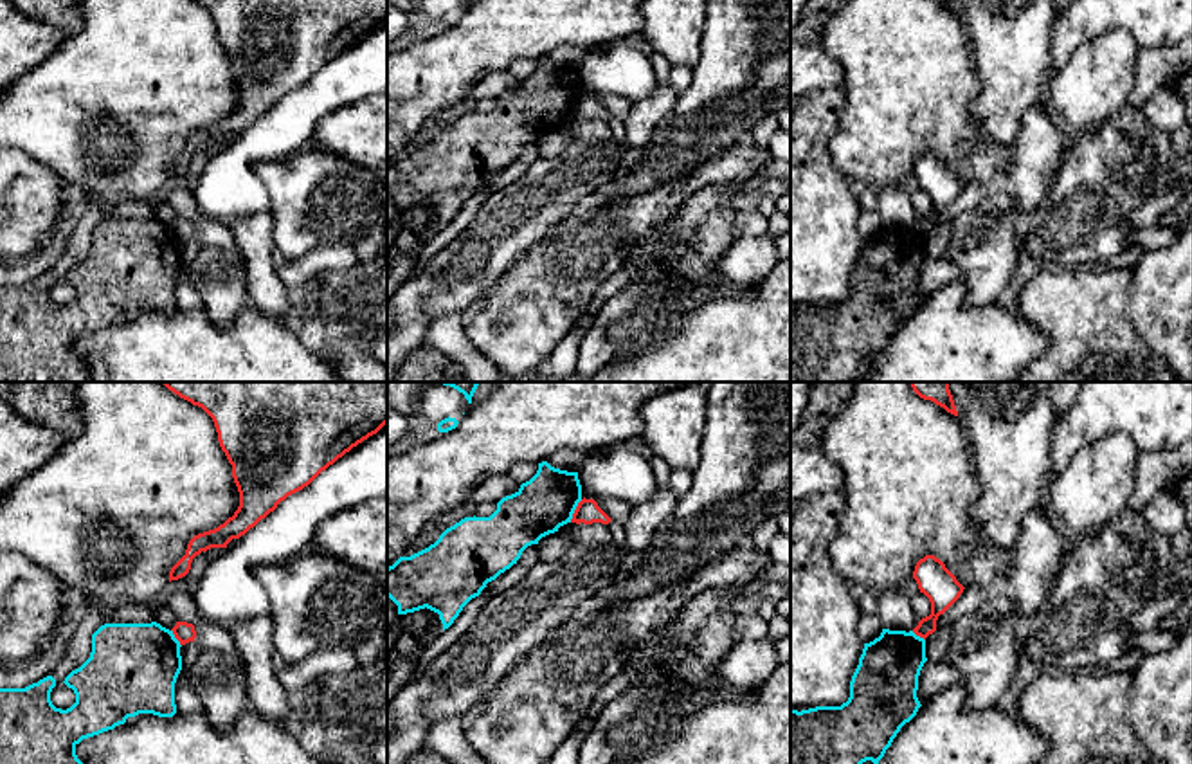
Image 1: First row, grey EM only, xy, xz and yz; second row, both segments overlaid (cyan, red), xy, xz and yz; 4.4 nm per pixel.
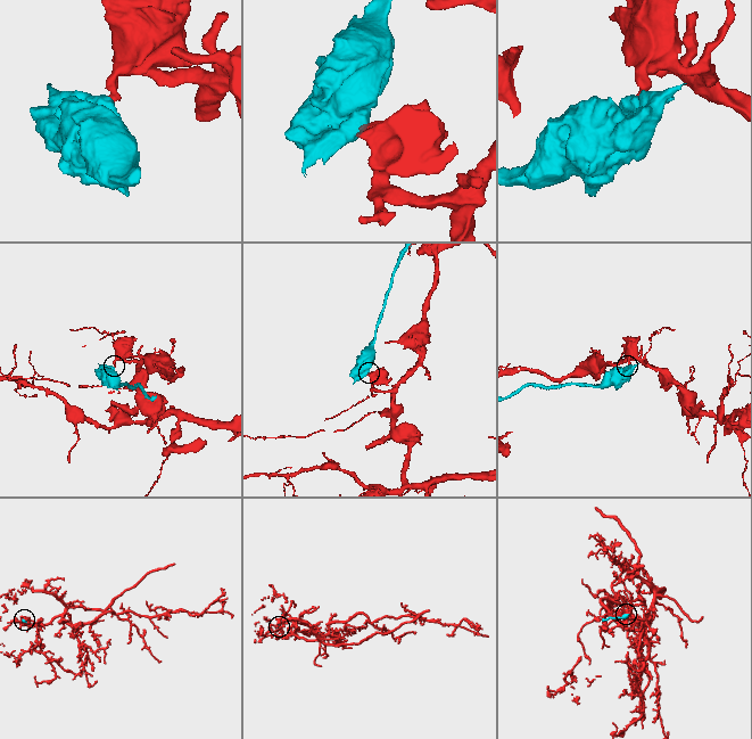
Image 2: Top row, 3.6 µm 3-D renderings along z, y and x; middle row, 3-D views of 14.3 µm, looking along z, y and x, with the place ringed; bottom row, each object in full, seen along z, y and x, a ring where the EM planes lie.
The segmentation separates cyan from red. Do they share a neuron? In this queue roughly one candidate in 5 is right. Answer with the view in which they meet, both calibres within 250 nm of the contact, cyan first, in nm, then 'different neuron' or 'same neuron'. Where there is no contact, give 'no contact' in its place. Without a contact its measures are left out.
meets cyan in xz; 260 nm thick on the cyan side, 110 nm on the other; different neuron

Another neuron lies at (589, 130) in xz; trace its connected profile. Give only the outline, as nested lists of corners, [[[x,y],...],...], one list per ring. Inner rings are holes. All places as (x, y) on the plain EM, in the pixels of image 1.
[[[569,119],[571,123],[571,139],[583,139],[583,141],[609,141],[612,130],[607,121],[592,119],[592,121],[576,121]]]

